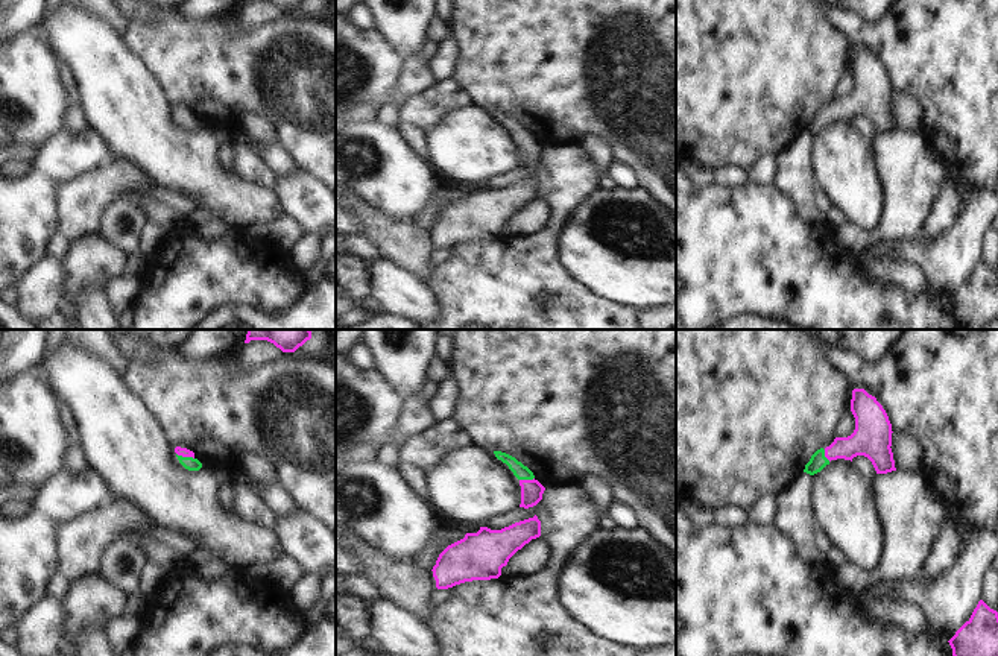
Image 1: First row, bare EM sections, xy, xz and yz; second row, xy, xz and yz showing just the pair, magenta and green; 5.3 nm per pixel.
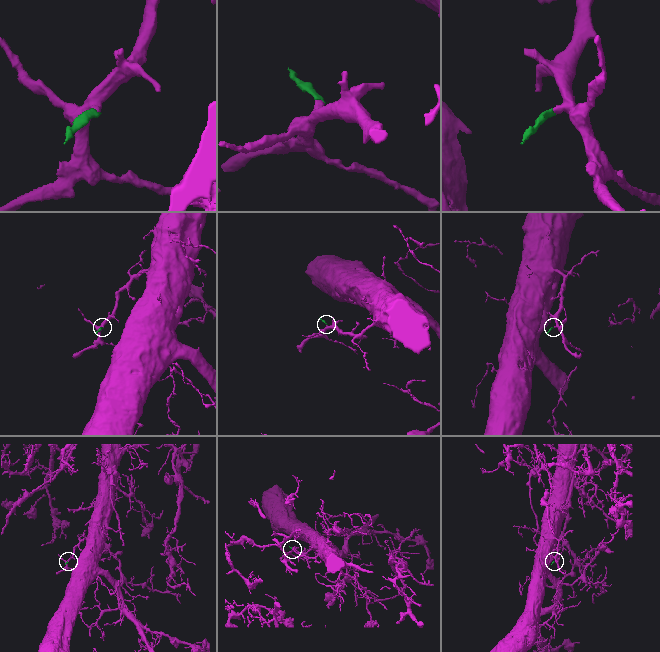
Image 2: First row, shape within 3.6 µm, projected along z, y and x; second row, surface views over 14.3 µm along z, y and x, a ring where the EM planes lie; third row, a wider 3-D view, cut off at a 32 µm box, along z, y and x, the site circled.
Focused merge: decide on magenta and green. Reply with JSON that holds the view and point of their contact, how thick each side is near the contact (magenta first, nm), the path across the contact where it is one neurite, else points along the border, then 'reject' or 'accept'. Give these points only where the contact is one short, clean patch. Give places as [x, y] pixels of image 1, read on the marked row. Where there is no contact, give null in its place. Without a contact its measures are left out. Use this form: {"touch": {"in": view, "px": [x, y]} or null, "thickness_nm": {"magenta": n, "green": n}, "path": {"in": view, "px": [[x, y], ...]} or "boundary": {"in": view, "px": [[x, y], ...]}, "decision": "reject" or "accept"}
{"touch": {"in": "xy", "px": [186, 456]}, "thickness_nm": {"magenta": 50, "green": 70}, "path": {"in": "xy", "px": [[181, 451], [186, 456], [190, 463]]}, "decision": "accept"}

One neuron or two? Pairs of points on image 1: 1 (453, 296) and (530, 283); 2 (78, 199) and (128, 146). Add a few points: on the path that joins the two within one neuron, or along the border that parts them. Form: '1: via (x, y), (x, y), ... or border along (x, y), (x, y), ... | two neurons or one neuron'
1: via (473, 289), (511, 287) | one neuron
2: border along (117, 158), (137, 163), (149, 175) | two neurons

